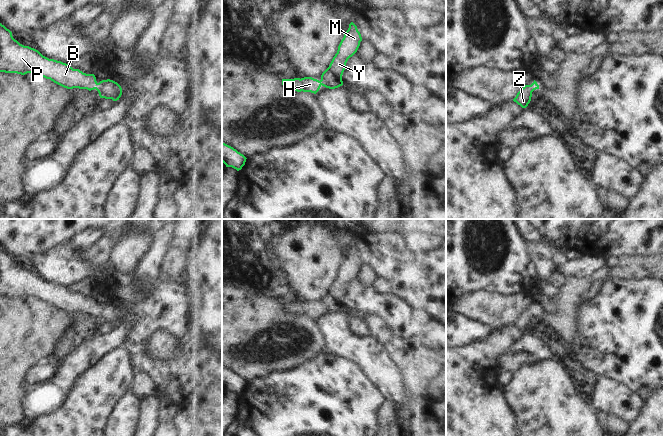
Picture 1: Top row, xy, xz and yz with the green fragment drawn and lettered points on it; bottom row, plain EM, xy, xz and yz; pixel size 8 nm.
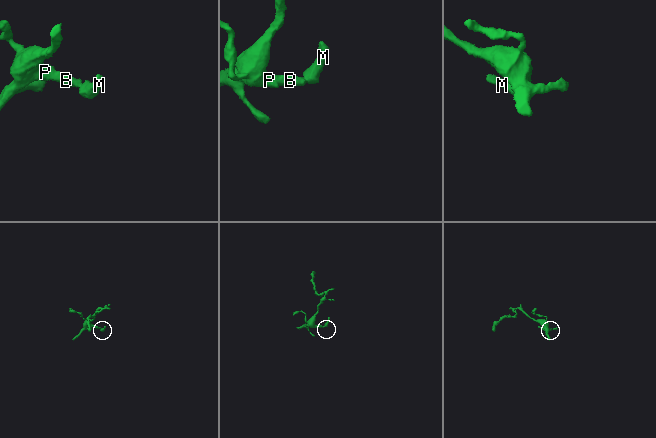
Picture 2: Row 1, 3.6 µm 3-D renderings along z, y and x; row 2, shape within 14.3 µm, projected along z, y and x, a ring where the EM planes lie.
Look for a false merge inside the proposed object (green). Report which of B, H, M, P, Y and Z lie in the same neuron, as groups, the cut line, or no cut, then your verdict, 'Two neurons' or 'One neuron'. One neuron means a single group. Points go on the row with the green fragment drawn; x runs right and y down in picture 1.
Groups: B H M P Y Z. No split. One neuron.

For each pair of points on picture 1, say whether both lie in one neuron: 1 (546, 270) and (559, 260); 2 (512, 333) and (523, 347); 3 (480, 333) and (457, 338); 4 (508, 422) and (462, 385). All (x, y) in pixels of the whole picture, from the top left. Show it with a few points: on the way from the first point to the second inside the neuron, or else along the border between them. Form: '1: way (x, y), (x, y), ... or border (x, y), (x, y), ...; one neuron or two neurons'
1: border (554, 252), (554, 264), (557, 267); two neurons
2: border (524, 332), (500, 355); two neurons
3: way (474, 333), (463, 333); one neuron
4: way (497, 420), (473, 396); one neuron

